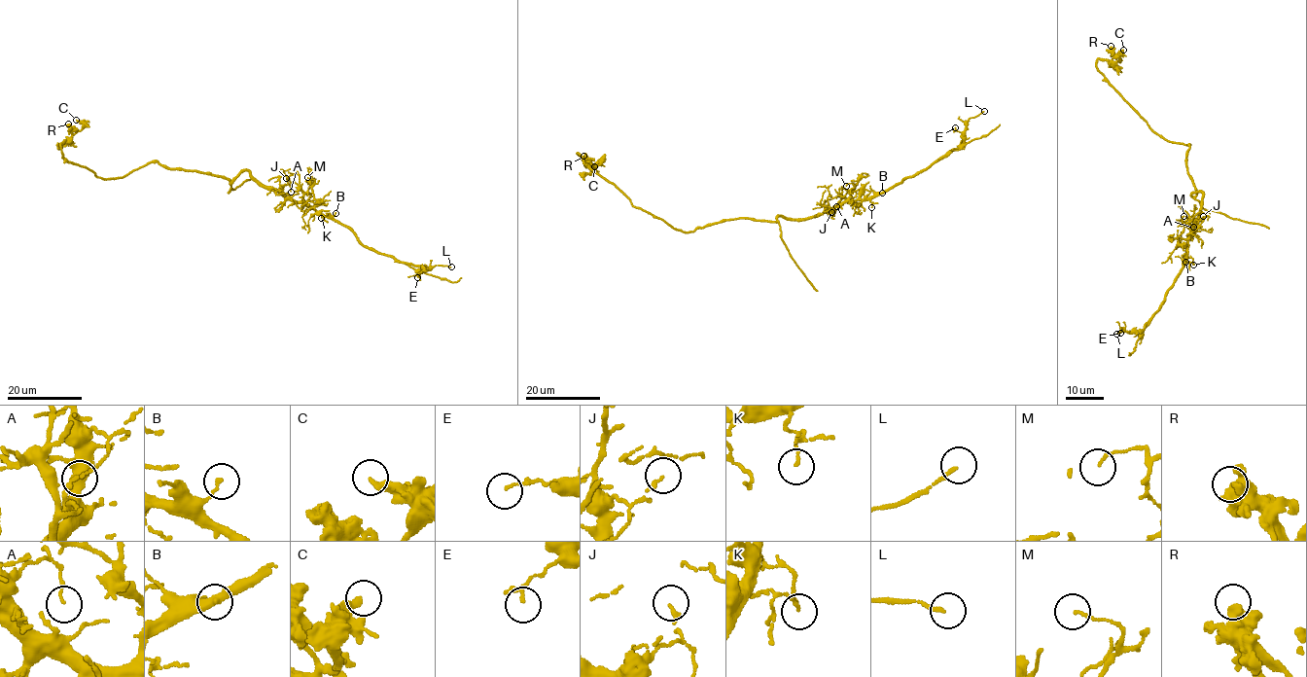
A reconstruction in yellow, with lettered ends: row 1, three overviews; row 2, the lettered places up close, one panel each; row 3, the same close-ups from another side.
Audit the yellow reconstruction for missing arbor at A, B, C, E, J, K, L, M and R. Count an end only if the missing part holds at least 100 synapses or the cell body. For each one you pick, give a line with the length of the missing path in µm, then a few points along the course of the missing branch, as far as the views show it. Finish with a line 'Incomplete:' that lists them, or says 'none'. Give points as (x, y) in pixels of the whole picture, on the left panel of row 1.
Incomplete: none

